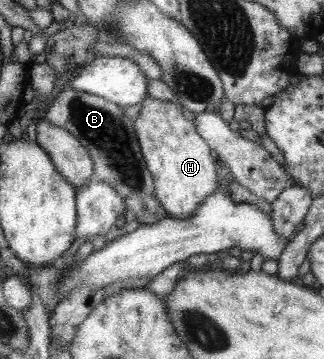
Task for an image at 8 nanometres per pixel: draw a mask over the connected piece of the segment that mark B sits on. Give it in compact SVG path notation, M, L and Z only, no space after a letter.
M63 87L46 107L44 119L69 130L89 150L96 177L117 190L125 202L125 210L134 213L138 225L154 225L165 219L167 214L156 199L153 176L145 168L145 160L141 156L133 119L124 116L121 106L94 94Z

